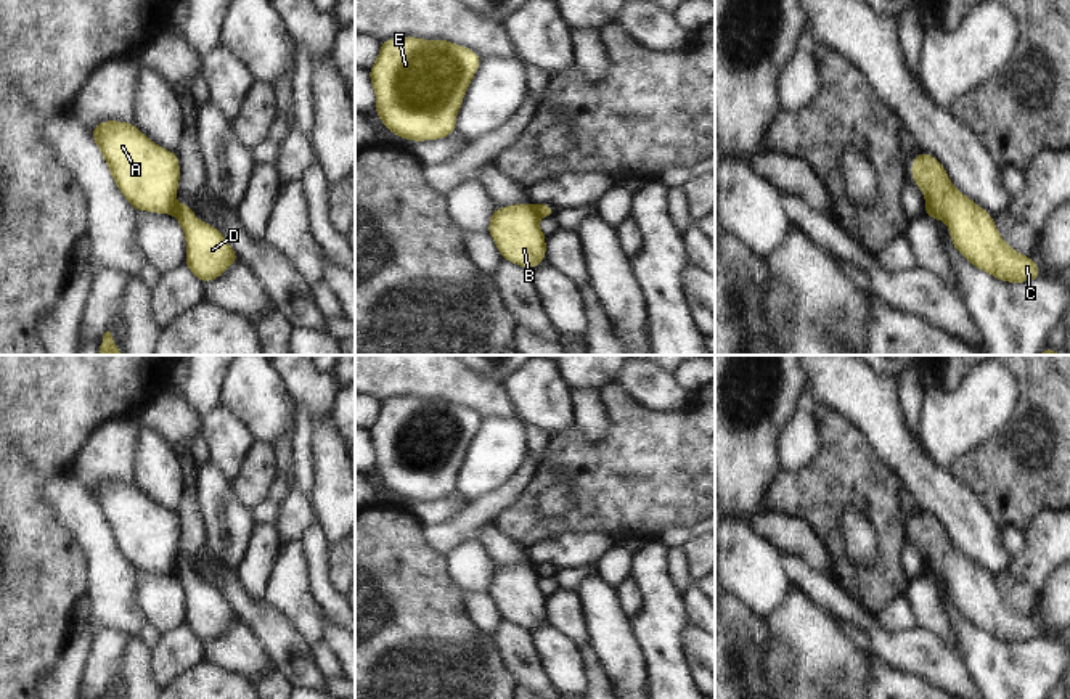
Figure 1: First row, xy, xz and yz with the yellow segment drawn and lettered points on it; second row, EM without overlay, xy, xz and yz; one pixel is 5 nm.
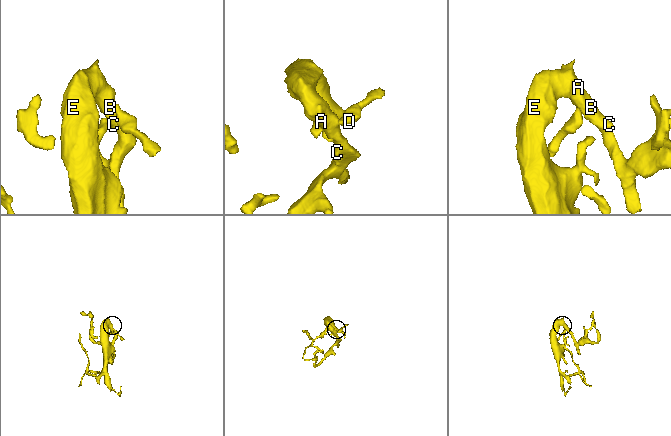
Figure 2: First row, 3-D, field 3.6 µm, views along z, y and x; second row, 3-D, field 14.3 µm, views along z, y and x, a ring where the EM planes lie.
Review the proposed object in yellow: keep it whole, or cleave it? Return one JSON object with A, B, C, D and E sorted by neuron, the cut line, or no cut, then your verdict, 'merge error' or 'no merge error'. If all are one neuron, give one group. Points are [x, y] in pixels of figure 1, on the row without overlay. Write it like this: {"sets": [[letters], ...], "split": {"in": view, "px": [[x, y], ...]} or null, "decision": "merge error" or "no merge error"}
{"sets": [["A", "B", "C", "E"], ["D"]], "split": {"in": "xz", "px": [[532, 564], [537, 577]]}, "decision": "merge error"}

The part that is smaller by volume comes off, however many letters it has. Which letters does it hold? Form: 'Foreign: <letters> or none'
Foreign: D

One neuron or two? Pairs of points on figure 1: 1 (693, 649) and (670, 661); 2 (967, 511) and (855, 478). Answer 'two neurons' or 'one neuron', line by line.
1: two neurons
2: two neurons

